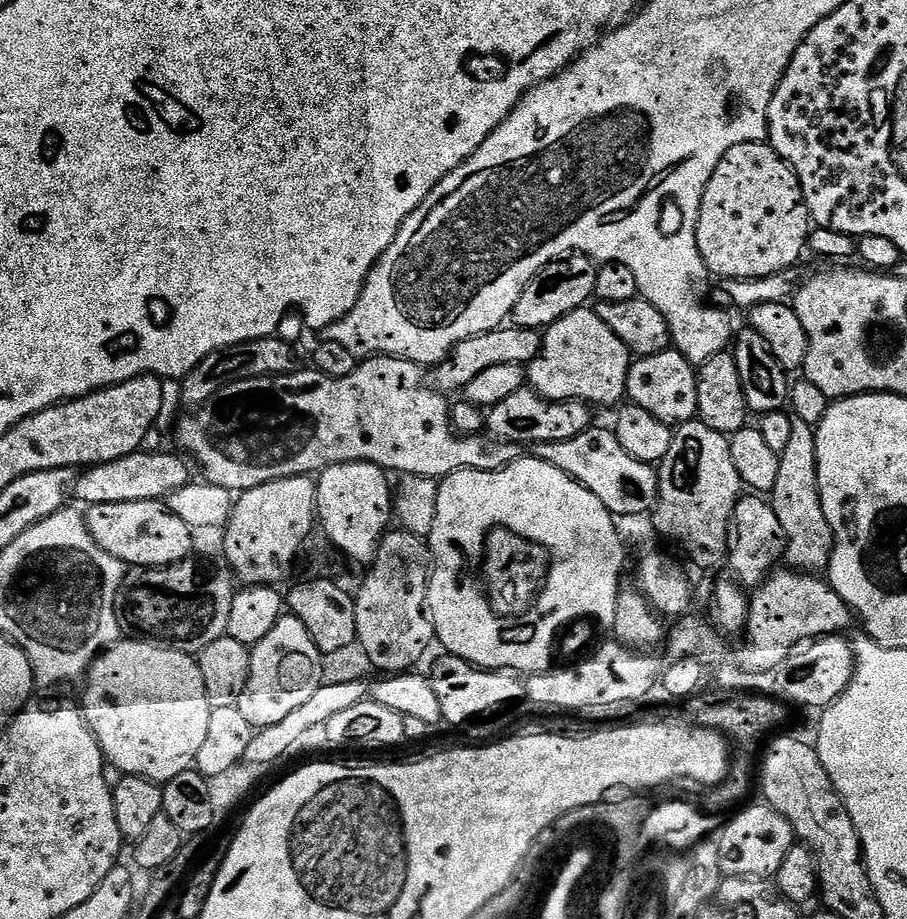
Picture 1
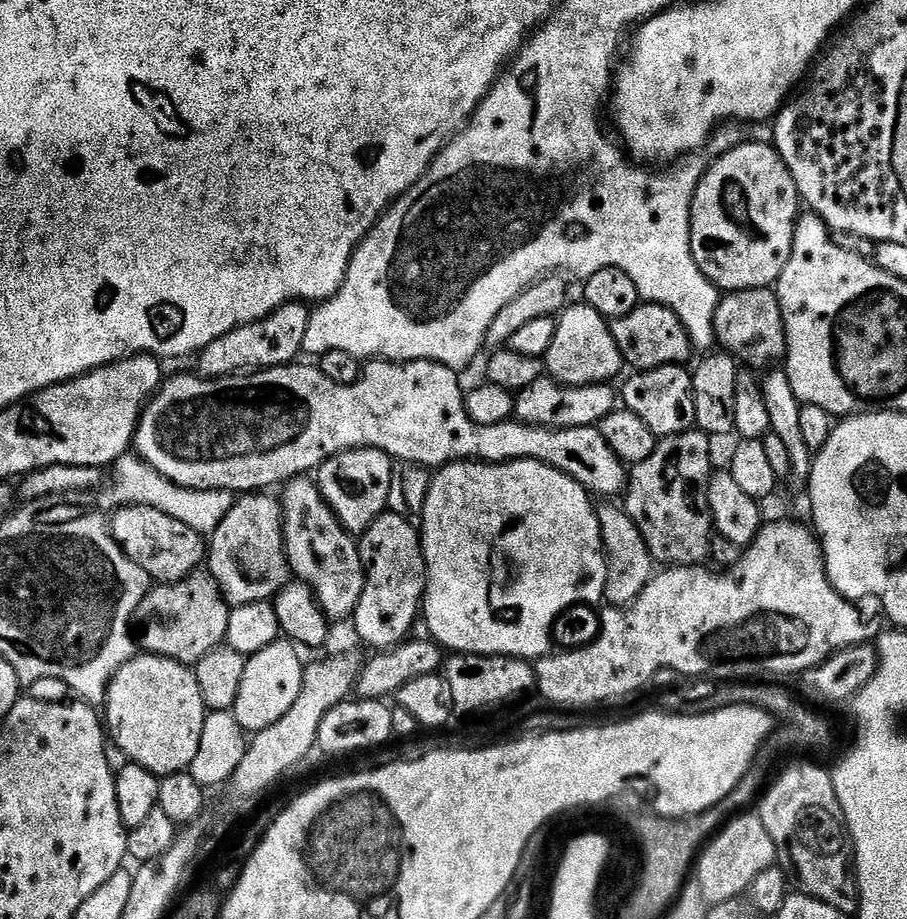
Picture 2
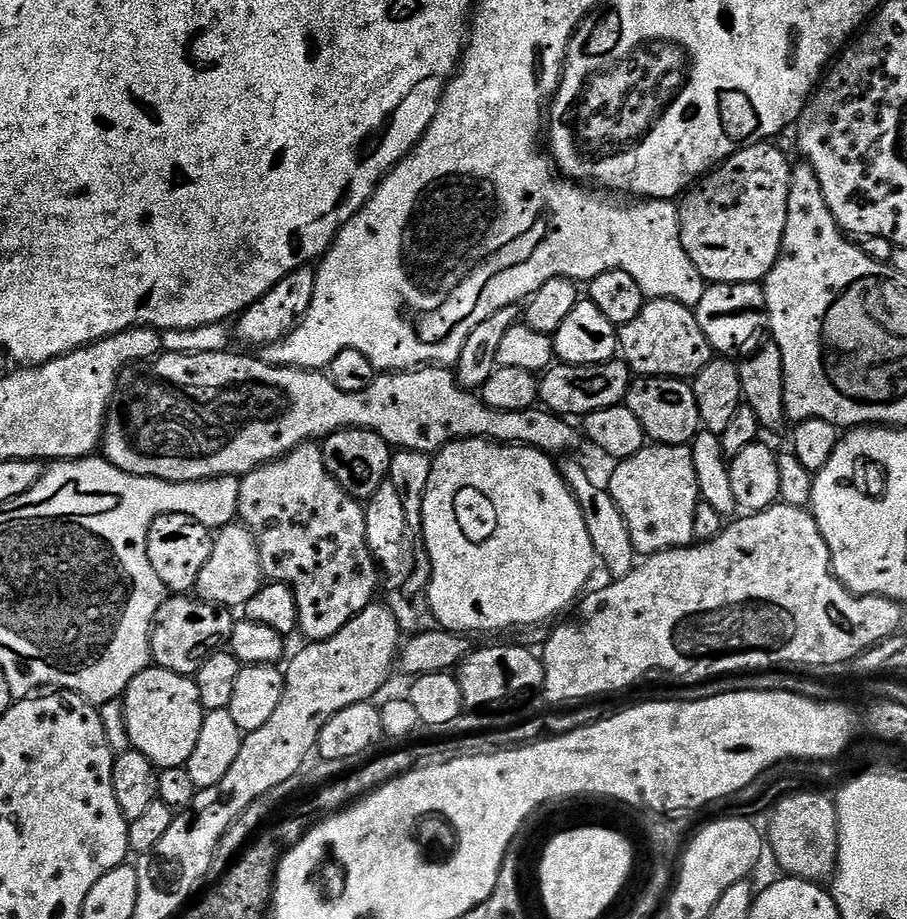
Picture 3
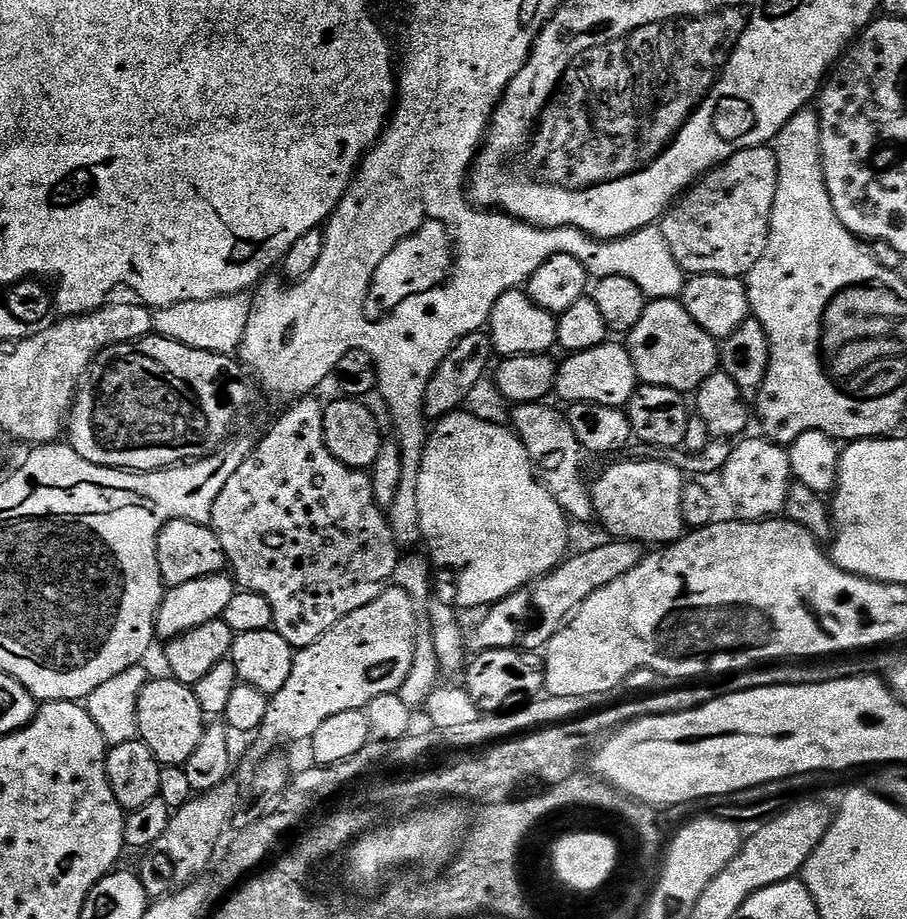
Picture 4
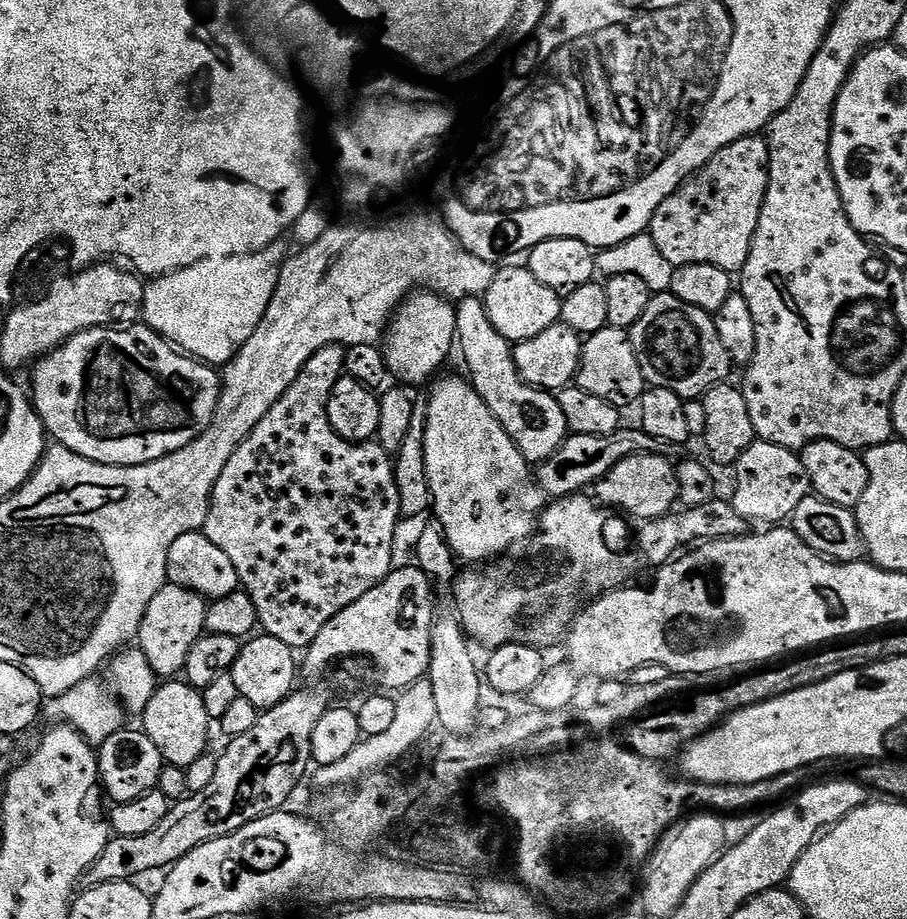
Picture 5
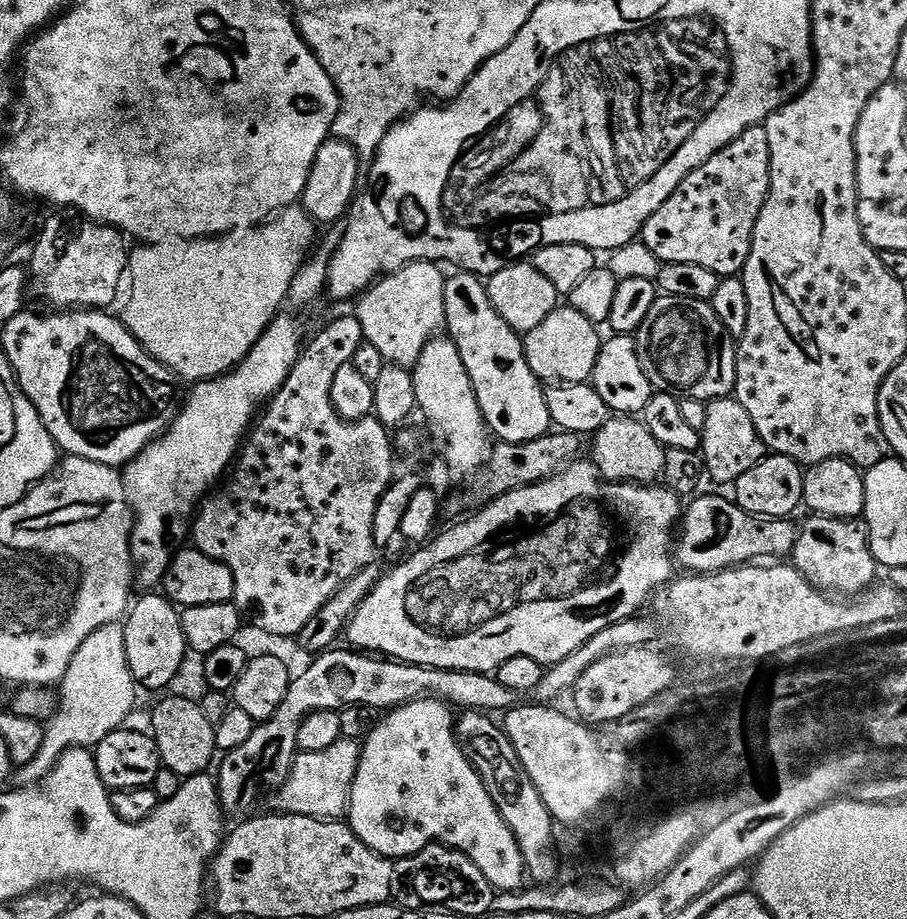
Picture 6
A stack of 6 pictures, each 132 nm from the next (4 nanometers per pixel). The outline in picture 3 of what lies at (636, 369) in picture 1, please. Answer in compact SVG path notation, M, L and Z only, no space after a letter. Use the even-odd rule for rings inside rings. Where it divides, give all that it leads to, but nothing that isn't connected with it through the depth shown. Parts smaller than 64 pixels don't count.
M646 376L633 379L632 383L628 385L626 406L630 410L630 414L634 414L634 418L638 418L645 437L653 444L691 445L693 438L702 430L698 414L698 398L688 380L675 380L669 376Z

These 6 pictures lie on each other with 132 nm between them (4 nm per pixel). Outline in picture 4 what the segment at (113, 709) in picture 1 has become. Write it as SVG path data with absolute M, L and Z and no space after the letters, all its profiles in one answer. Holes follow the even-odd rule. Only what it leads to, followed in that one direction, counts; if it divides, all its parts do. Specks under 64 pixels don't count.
M149 679L141 690L137 704L137 726L139 739L144 741L161 765L184 765L198 750L198 742L202 742L202 734L206 727L206 718L202 714L202 706L198 706L195 691L187 684L179 684L177 680Z

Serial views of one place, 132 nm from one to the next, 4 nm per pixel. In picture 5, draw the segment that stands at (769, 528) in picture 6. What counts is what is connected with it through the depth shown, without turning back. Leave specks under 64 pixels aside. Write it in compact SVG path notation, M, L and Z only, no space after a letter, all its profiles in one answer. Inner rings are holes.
M717 498L706 506L676 510L657 520L647 521L641 528L644 529L640 532L640 548L644 551L645 558L656 564L655 566L663 566L697 542L729 540L732 536L743 536L749 531L750 524L742 519L738 510L734 510L731 502Z

